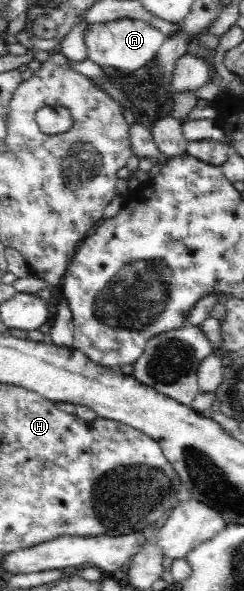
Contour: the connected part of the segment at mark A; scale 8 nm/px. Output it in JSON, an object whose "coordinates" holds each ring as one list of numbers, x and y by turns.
{"coordinates":[[120,18,111,22,88,24,83,31,83,42,87,50,87,60,101,68,139,69,158,55,159,47,166,36,151,26,146,20]]}

